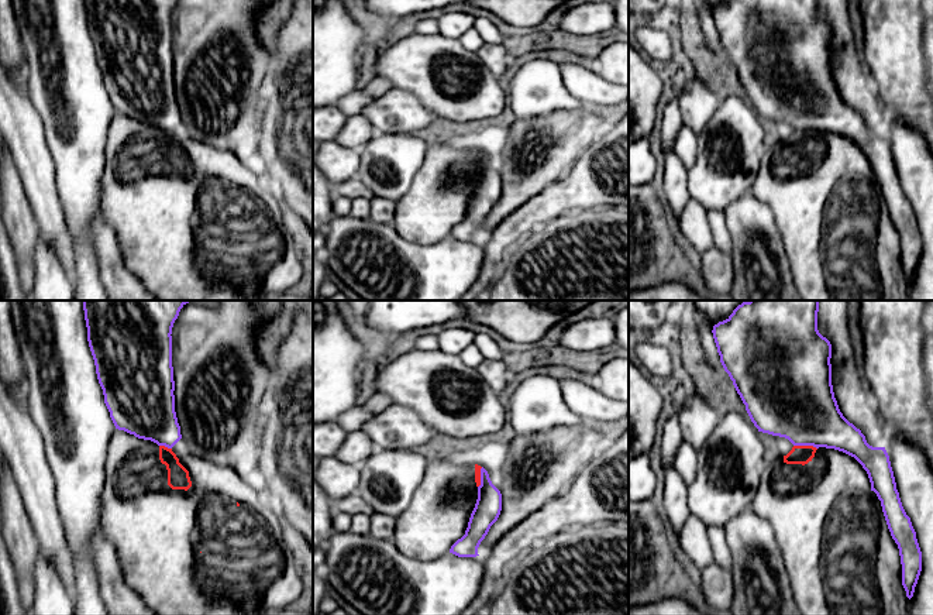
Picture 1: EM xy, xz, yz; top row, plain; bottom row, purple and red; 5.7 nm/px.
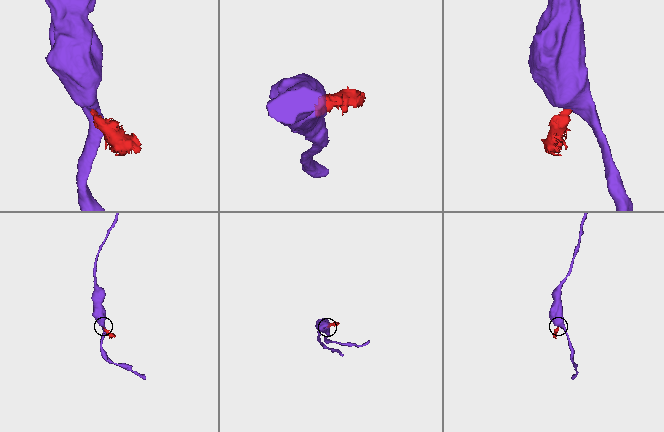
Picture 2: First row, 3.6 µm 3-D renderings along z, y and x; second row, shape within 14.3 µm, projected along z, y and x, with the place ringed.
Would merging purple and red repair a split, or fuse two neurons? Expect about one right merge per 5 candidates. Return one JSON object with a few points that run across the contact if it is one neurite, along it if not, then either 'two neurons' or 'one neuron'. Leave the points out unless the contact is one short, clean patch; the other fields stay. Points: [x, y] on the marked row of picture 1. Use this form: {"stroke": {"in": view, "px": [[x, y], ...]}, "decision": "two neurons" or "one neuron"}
{"stroke": {"in": "yz", "px": [[794, 445], [812, 445], [816, 449]]}, "decision": "two neurons"}

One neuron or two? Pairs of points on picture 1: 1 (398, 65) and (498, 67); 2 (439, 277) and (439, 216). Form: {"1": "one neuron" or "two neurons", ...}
{"1": "two neurons", "2": "two neurons"}

